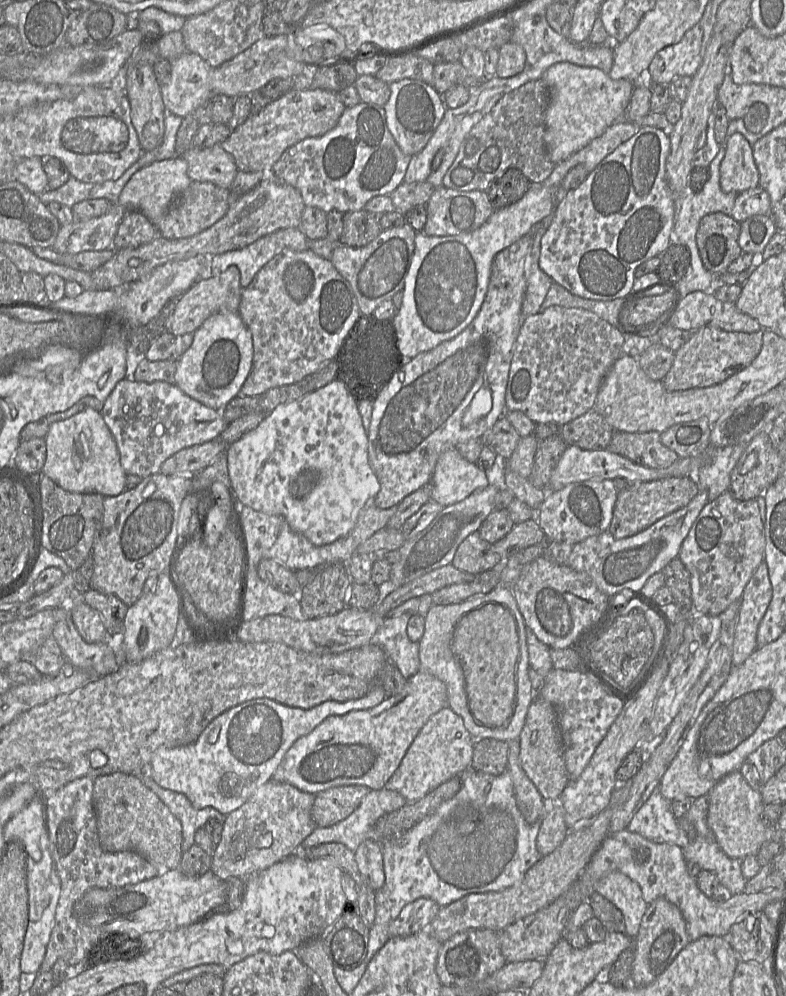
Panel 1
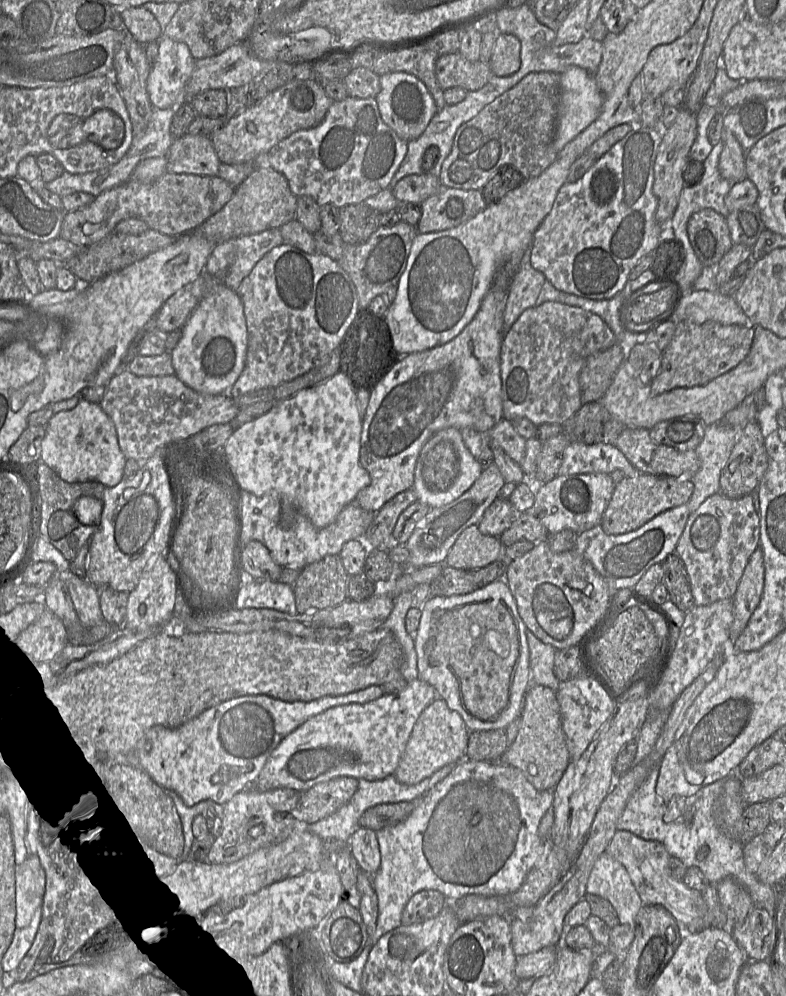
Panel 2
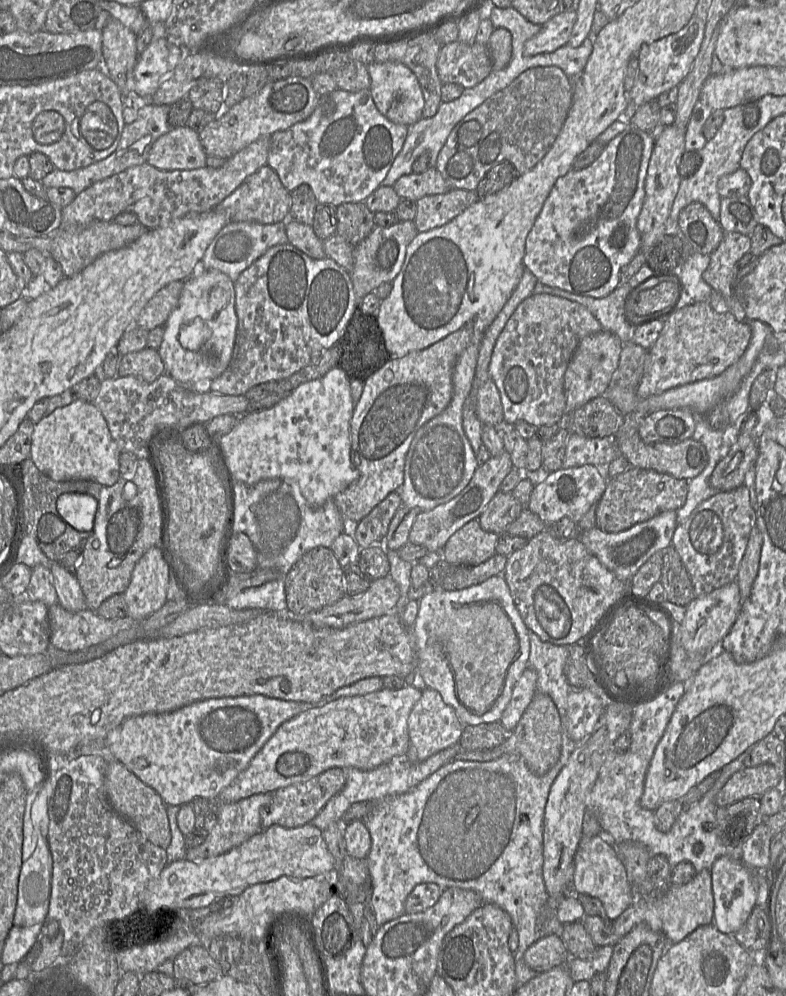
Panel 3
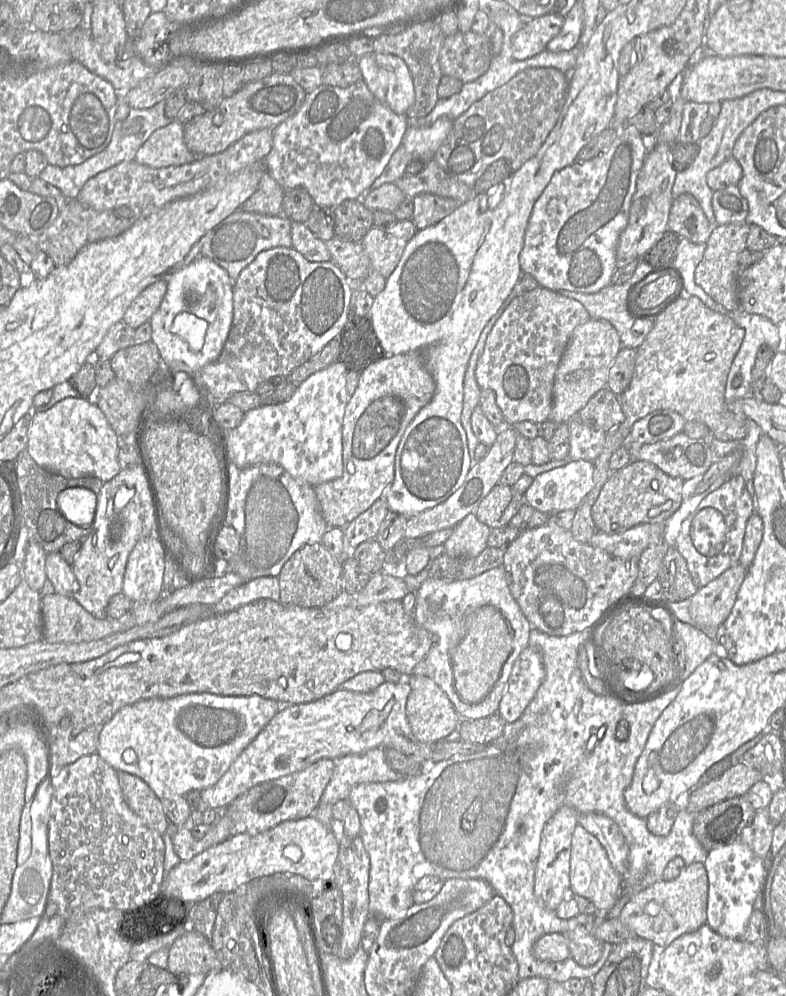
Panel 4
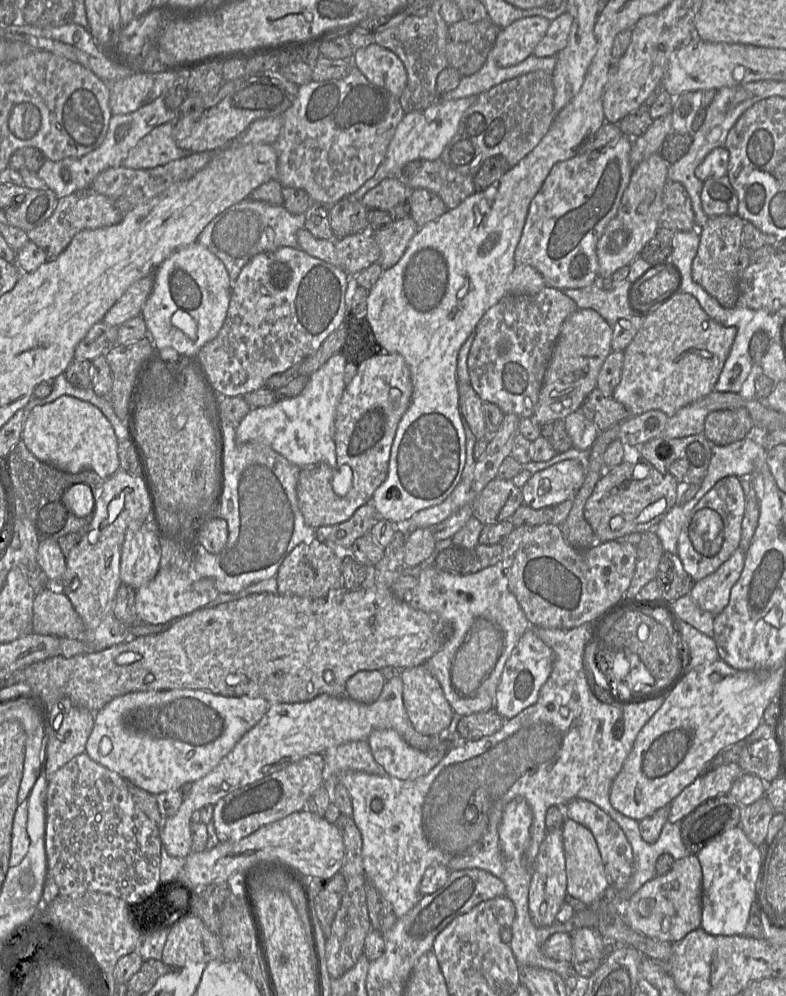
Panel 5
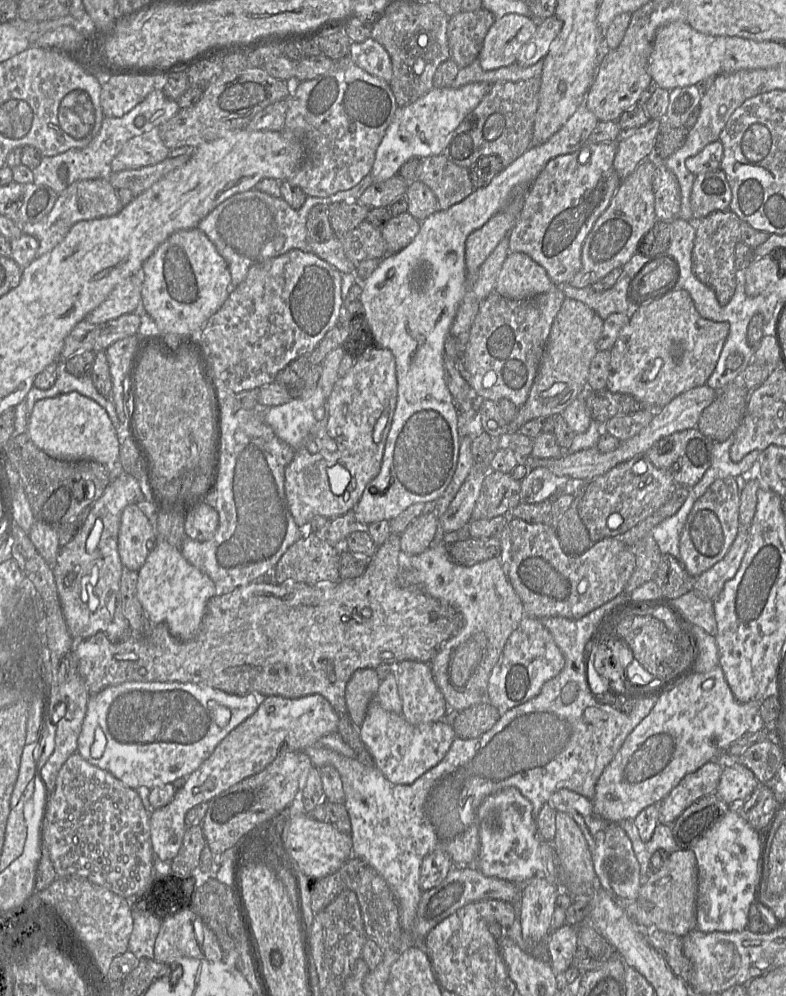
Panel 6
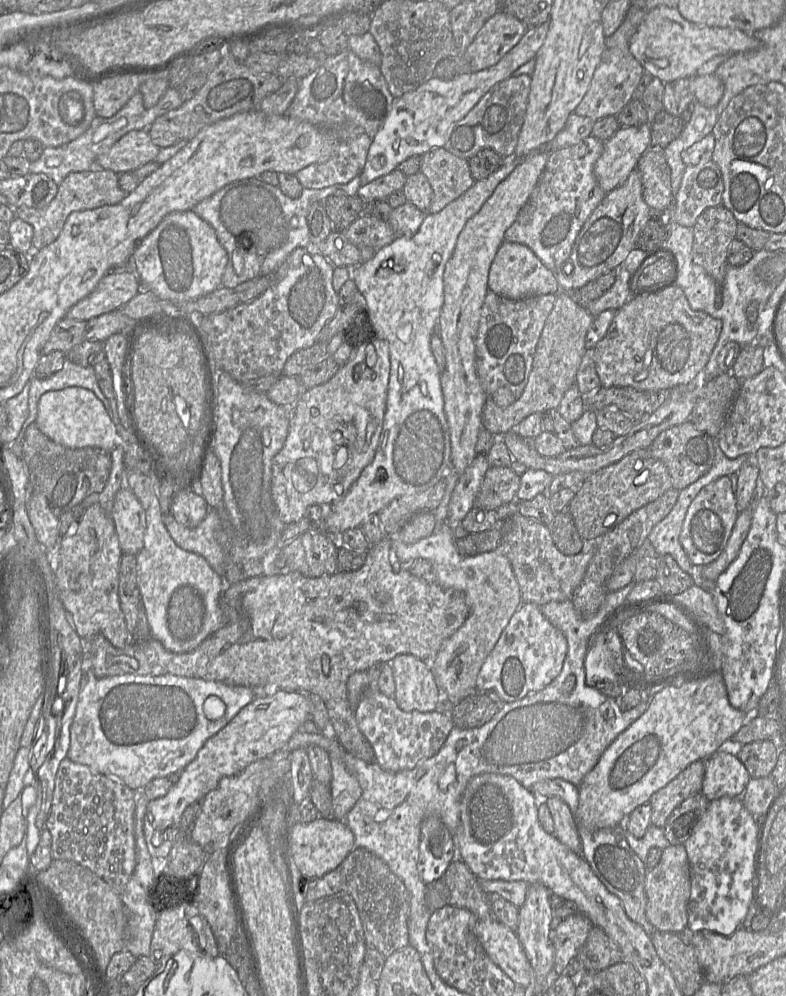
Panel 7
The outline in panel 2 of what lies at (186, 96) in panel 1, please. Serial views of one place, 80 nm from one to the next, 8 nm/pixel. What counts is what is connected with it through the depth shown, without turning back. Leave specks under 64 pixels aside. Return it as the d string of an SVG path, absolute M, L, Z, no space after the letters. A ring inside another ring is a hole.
M163 34L157 45L158 54L151 65L147 91L155 108L175 109L187 101L185 86L193 73L196 59L186 44Z

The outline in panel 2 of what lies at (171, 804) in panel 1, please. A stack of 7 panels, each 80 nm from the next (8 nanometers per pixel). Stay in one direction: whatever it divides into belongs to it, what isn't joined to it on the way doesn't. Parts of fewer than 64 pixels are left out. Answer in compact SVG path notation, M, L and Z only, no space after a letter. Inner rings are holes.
M166 791L166 794L171 799L176 813L181 821L183 837L184 837L184 849L182 849L182 858L188 859L188 851L193 844L195 837L192 833L192 823L196 816L206 810L212 810L214 816L221 817L222 805L213 801L201 801L194 806L187 806L182 798L173 791Z

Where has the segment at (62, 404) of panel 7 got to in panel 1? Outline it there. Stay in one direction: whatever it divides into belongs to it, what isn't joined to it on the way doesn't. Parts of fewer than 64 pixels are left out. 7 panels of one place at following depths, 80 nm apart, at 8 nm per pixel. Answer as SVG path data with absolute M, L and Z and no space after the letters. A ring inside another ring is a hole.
M86 407L68 419L51 424L45 437L46 460L42 473L62 489L75 493L117 496L126 489L126 473L109 427L100 412Z

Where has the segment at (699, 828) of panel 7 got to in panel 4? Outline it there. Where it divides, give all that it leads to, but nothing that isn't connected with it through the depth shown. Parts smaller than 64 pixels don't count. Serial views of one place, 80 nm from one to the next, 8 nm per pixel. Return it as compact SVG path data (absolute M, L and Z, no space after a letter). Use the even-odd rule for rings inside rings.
M740 840L708 851L704 866L709 882L706 924L721 936L740 938L754 910L755 899L763 889L764 859Z

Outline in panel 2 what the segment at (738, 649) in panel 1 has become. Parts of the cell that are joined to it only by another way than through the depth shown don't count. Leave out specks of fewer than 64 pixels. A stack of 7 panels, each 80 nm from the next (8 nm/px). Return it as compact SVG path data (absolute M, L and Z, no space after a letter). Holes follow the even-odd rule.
M757 547L751 554L733 596L734 619L729 639L732 642L740 636L757 608L764 587L765 568L762 548Z

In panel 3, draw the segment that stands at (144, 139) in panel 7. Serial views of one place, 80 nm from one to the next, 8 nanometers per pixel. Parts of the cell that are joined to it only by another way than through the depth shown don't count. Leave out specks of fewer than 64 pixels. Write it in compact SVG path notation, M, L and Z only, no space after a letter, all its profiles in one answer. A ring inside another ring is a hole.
M187 126L173 127L160 136L152 145L147 158L147 164L159 170L193 170L207 166L207 157L198 132Z

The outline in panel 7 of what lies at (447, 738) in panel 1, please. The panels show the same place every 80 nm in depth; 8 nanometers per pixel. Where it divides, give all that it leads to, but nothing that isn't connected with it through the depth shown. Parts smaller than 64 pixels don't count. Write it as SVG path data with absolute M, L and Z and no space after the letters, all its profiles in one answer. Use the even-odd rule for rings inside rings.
M410 654L397 655L391 662L395 679L395 695L400 709L431 712L437 709L442 692L436 682L431 661Z

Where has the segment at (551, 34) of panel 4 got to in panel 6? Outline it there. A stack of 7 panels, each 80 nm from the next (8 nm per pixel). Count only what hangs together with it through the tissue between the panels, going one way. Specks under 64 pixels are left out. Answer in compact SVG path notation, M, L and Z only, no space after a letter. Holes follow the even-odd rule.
M519 14L496 18L477 57L482 69L490 71L514 64L521 47L532 38L537 27L535 20Z

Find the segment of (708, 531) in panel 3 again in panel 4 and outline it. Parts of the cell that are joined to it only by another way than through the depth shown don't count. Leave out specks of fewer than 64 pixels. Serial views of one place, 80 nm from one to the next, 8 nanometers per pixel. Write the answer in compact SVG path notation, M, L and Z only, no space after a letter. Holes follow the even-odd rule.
M736 475L707 495L684 520L675 547L685 559L698 588L704 587L725 570L739 563L746 524L754 512L745 480Z

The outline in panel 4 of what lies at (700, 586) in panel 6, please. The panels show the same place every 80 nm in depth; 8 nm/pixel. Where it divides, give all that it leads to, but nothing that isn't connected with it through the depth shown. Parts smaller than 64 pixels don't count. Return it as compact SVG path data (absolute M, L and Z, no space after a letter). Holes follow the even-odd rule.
M738 563L698 588L690 598L693 625L701 630L717 630L730 615L746 573Z

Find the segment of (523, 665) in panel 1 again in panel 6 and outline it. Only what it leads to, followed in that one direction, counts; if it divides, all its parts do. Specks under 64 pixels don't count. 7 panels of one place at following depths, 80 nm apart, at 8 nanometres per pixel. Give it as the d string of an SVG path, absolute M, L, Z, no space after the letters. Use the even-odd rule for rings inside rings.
M443 541L434 542L417 555L399 554L401 568L415 568L423 575L421 588L431 597L457 608L464 616L462 629L447 640L429 663L449 708L461 711L489 702L488 681L505 644L525 617L521 599L508 580L499 557L472 566L458 565L448 556Z

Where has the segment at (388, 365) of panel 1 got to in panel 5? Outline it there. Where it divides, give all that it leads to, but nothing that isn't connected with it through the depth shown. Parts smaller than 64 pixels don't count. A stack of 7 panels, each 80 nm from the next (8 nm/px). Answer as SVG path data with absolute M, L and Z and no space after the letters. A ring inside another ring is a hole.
M346 308L343 323L346 333L340 354L347 363L358 366L382 352L366 317L357 317Z

